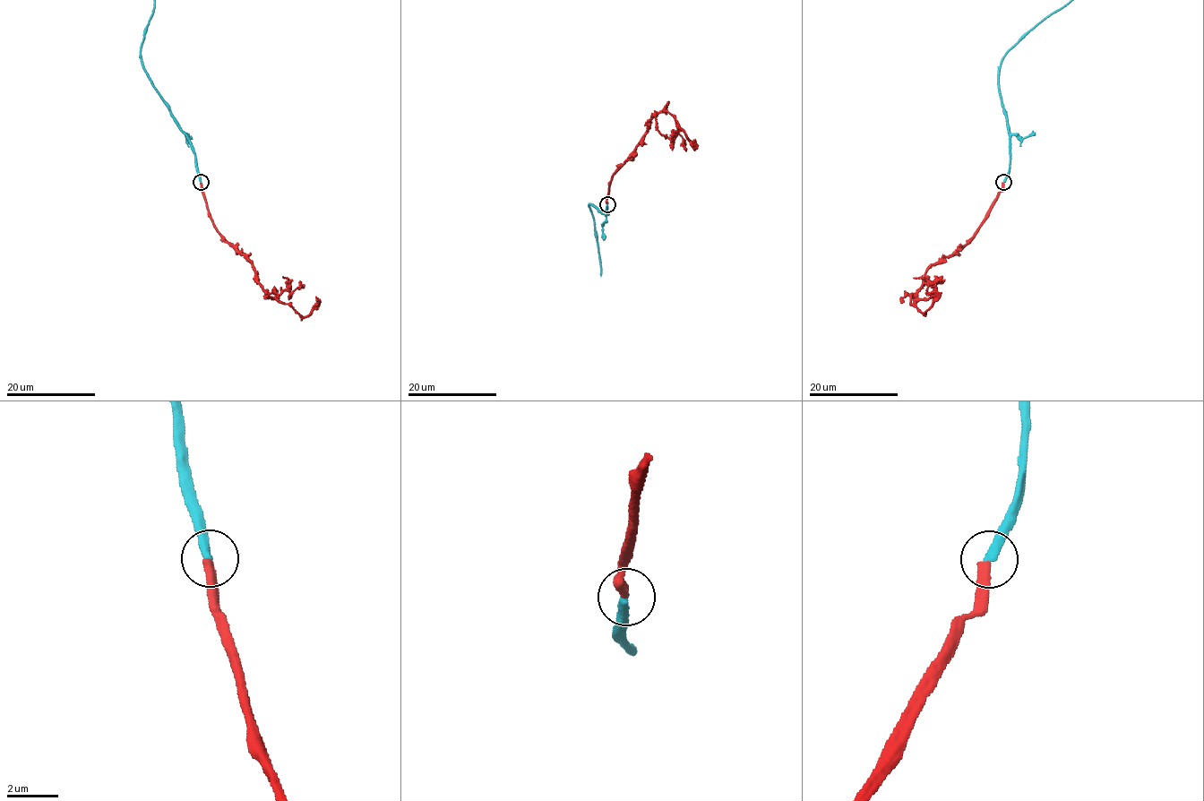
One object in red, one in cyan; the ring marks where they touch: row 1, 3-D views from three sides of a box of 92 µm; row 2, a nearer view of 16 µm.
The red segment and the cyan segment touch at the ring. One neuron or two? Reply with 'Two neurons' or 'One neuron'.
One neuron

